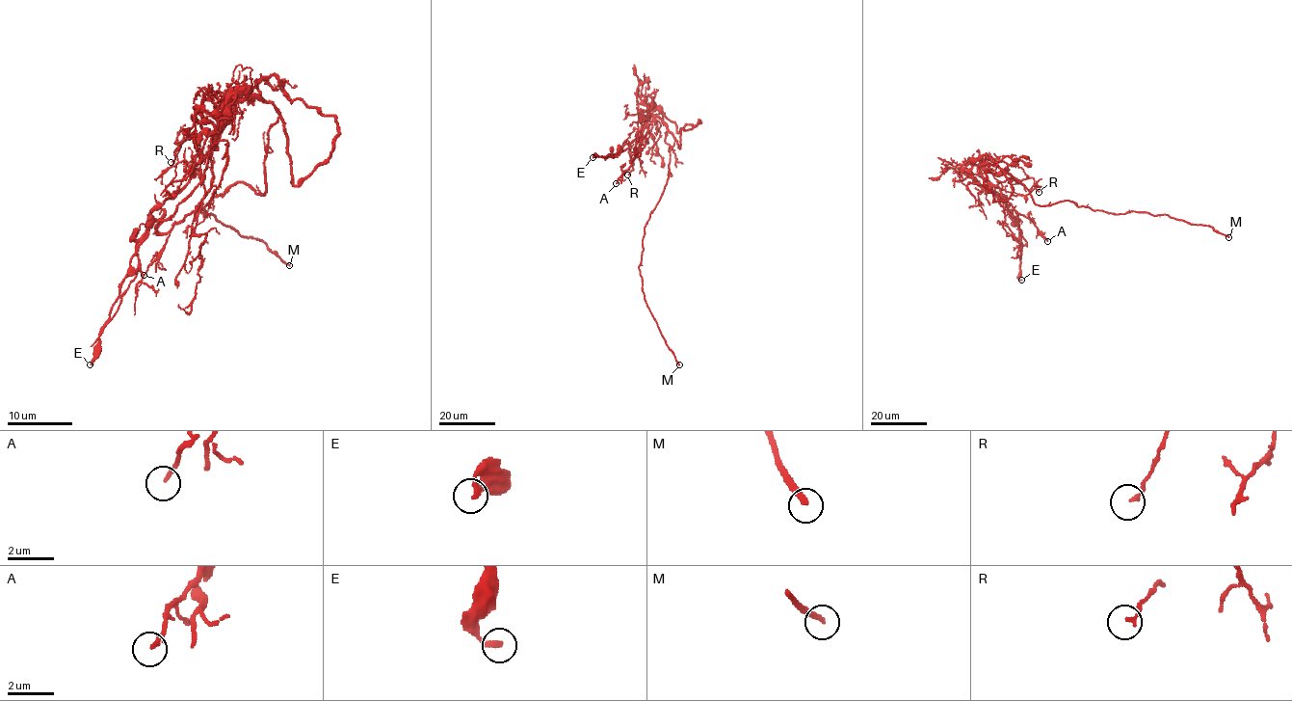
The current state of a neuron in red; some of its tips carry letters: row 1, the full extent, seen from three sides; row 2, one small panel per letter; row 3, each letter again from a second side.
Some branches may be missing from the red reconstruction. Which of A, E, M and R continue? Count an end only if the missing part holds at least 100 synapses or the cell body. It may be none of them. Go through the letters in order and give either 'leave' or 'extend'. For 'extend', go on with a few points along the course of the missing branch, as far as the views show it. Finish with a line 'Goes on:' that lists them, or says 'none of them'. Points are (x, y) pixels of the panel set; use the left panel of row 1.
A: leave
E: leave
M: extend; missing branch runs (289, 265), (337, 306), (347, 306), (358, 286), (355, 272), (318, 251), (311, 227), (296, 201), (218, 100)
R: leave
Goes on: M

